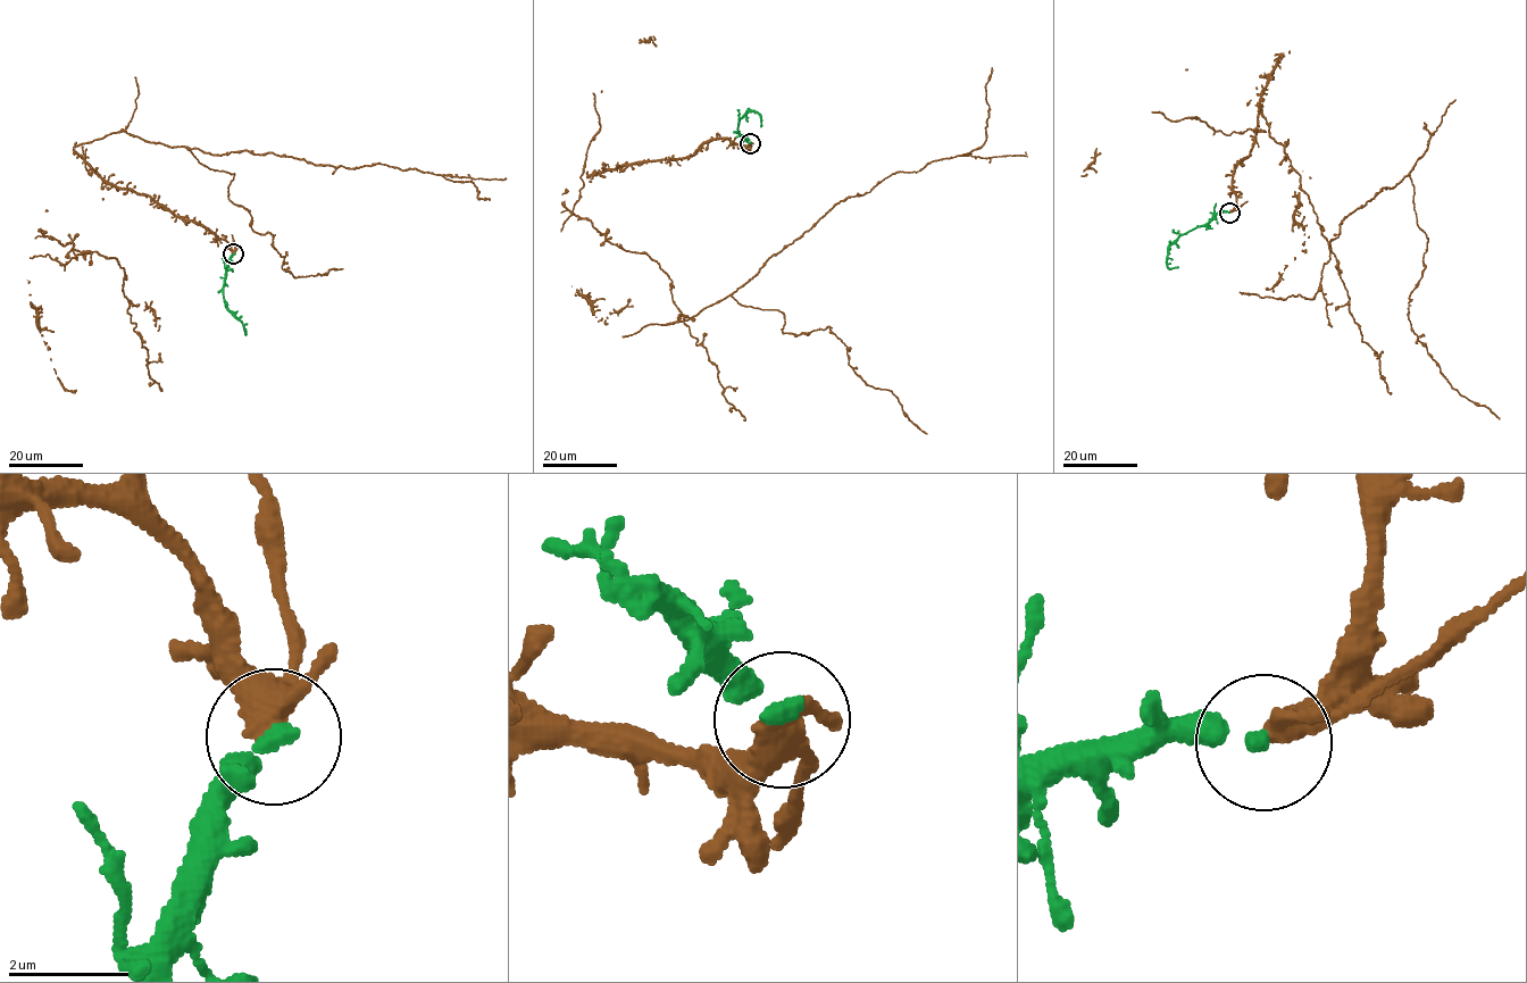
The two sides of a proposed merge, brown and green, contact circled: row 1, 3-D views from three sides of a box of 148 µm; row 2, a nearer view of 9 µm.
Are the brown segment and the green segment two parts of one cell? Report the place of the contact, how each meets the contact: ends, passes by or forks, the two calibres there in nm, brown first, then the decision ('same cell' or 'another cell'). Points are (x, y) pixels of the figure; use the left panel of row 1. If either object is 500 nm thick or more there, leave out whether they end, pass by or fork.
(233, 253) | brown forks | green ends | 320/280 nm | same cell

